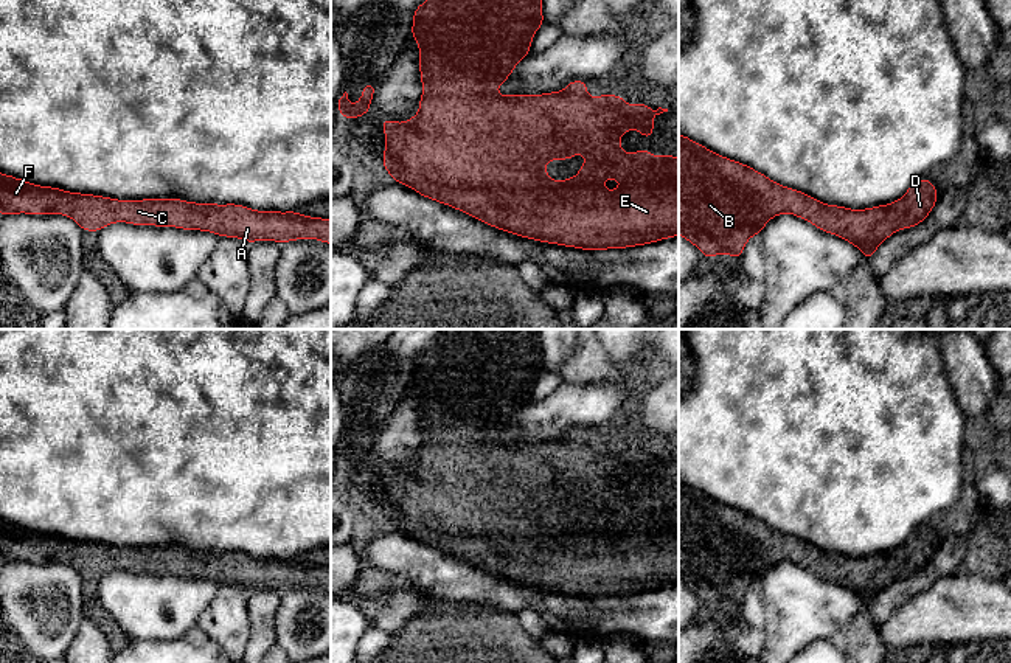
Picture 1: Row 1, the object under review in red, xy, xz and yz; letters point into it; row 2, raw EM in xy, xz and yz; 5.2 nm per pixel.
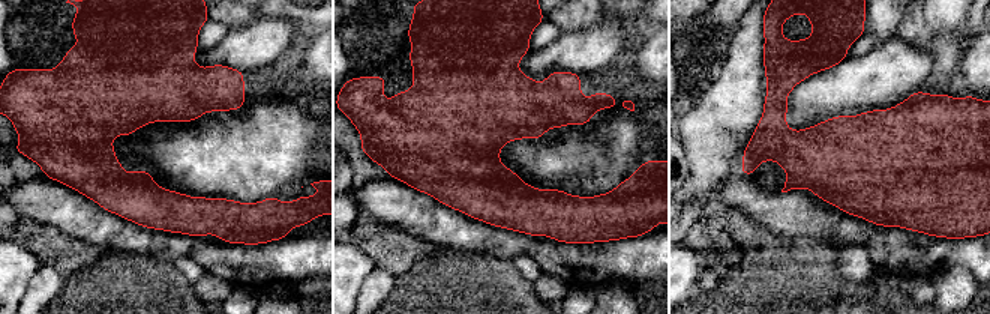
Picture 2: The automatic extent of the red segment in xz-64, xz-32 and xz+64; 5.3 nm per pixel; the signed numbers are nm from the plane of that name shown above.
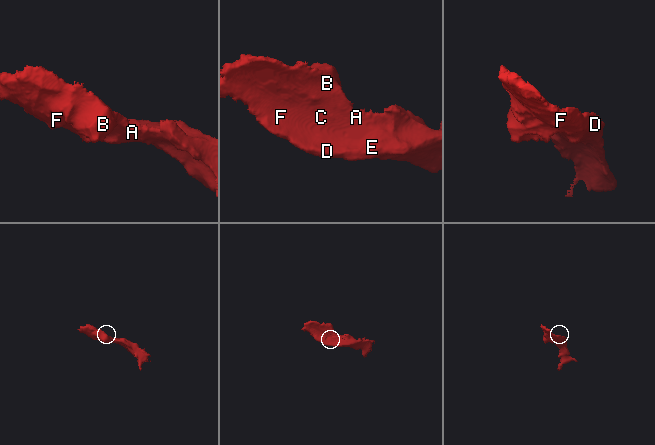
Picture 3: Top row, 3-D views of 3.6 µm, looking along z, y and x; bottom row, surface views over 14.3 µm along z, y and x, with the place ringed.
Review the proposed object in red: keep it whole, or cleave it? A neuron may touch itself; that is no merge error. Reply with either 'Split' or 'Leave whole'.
Leave whole

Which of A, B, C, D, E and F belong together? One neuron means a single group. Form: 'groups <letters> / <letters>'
groups A B C D E F

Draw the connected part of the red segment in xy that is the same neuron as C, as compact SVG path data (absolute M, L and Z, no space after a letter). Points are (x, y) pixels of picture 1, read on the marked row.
M0 172L0 216L19 213L70 216L85 231L126 222L211 231L245 242L318 239L331 244L331 219L309 217L295 210L256 211L236 203L196 203L174 197L116 200L39 186Z

